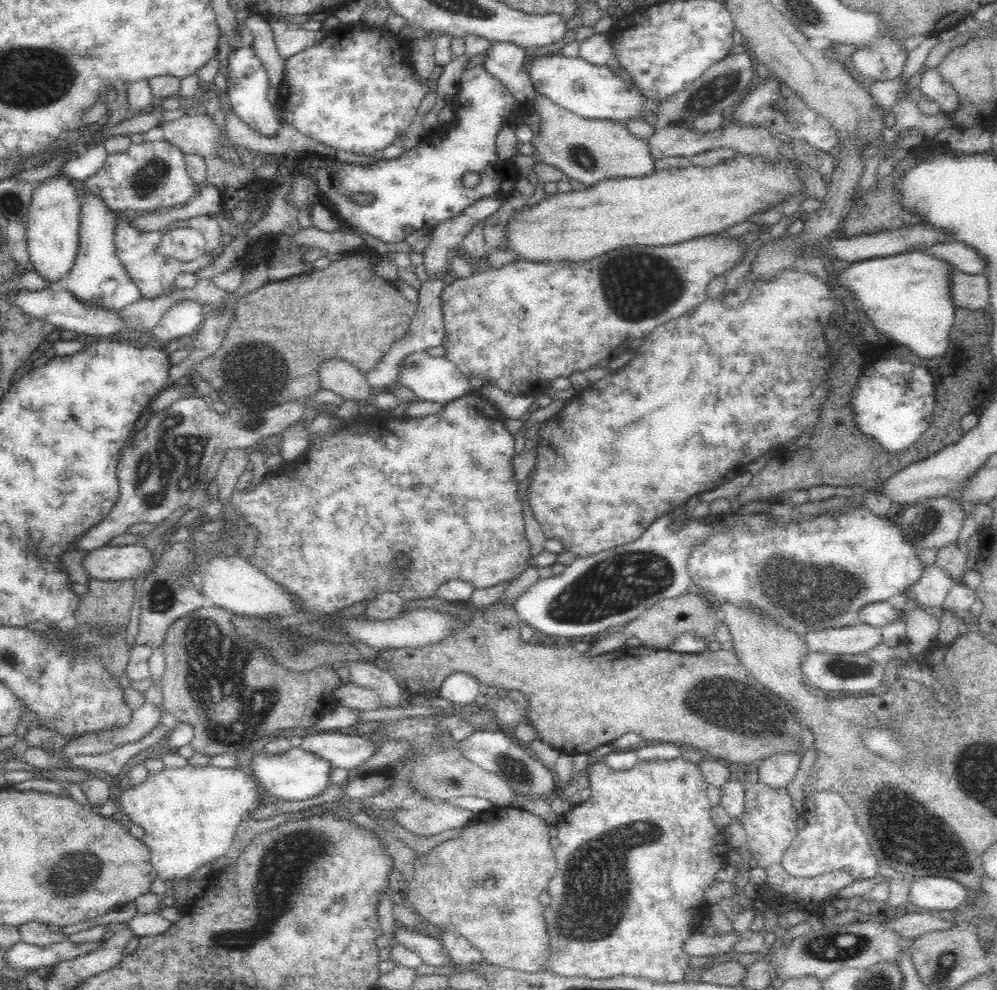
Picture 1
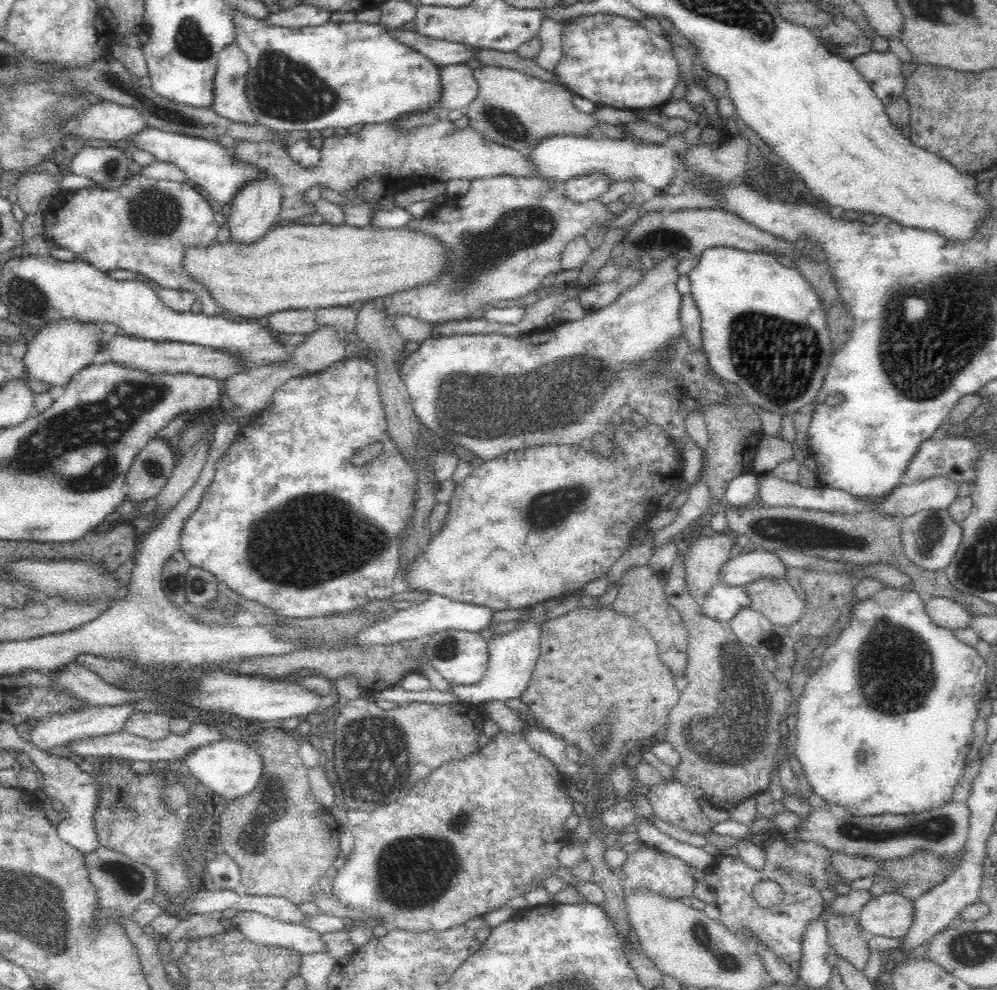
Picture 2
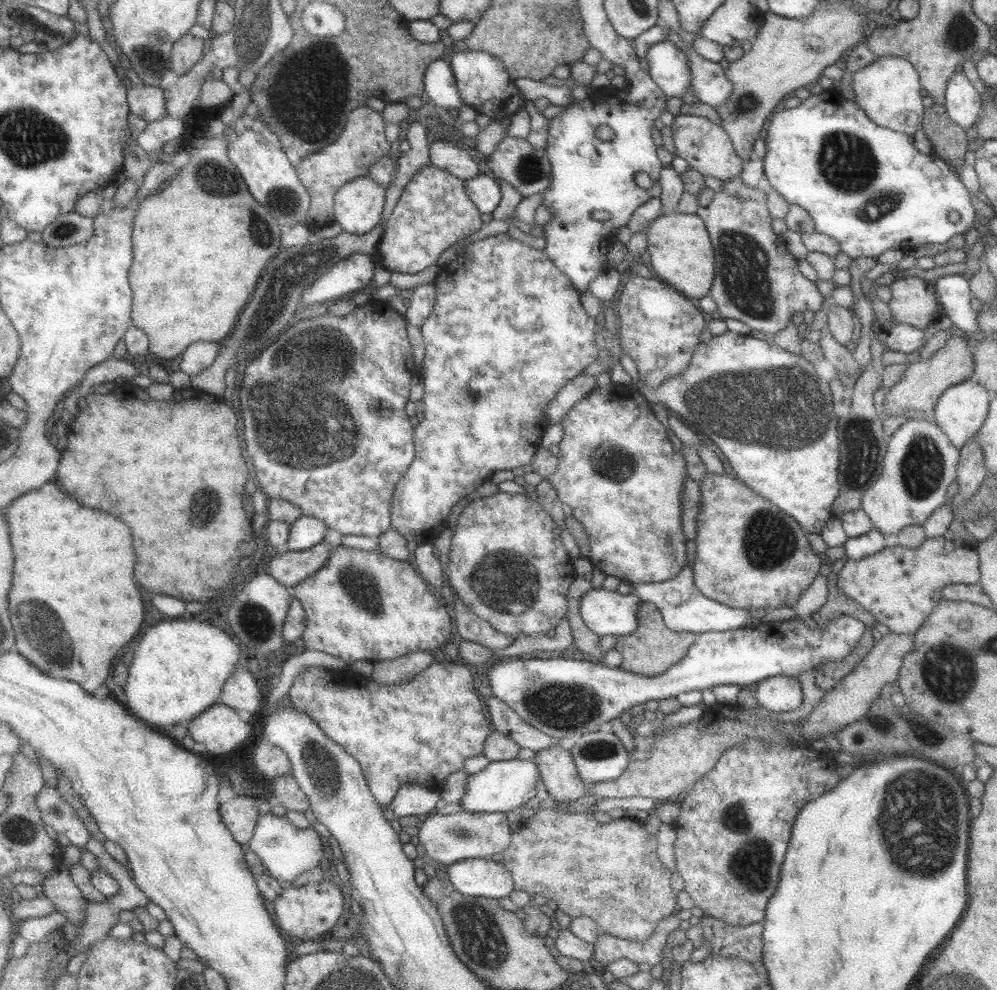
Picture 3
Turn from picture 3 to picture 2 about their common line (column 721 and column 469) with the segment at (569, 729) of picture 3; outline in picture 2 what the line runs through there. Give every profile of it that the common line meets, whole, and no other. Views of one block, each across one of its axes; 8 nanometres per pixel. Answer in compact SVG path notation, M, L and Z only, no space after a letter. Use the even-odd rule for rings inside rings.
M442 630L425 637L421 642L424 642L424 653L428 662L447 682L454 685L474 685L484 677L488 668L488 643L479 632Z

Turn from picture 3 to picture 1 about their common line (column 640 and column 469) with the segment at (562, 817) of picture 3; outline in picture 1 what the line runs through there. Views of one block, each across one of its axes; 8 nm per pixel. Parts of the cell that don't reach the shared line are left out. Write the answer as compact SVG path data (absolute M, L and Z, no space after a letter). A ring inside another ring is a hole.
M493 806L478 815L473 815L468 823L464 828L461 828L464 832L458 835L457 838L438 843L425 855L415 858L413 862L414 874L412 881L409 882L406 904L423 918L430 927L430 931L437 933L448 929L452 933L469 940L470 944L483 954L484 961L488 964L503 966L512 970L522 970L532 974L544 971L544 962L548 960L548 933L546 933L546 921L544 921L544 905L538 901L538 895L547 890L548 882L552 880L557 868L555 849L550 847L549 825L540 816L534 815L523 808L511 806Z

